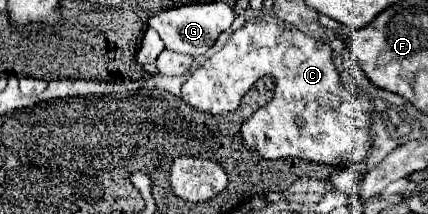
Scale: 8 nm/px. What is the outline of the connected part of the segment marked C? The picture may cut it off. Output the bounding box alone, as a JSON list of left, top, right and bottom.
[182,16,374,166]

